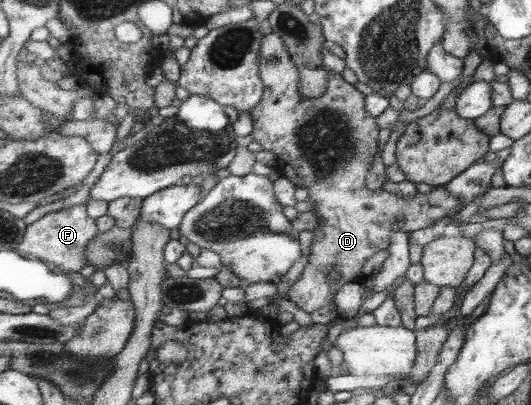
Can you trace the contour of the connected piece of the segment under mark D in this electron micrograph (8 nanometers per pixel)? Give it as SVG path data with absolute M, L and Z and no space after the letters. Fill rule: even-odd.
M266 30L266 37L259 52L259 75L262 77L266 94L262 103L251 113L254 130L251 137L253 146L275 153L281 174L295 183L295 186L312 200L315 215L320 217L320 225L313 229L314 237L310 244L310 256L303 275L290 287L287 293L289 301L295 303L307 313L313 313L325 305L335 305L335 296L340 287L347 283L364 284L371 276L365 276L361 271L367 261L379 253L381 249L388 249L391 245L393 223L406 219L402 225L409 233L425 229L445 219L449 214L461 208L461 199L457 199L445 186L434 186L428 194L419 194L411 199L400 197L395 193L387 193L382 189L371 191L367 187L367 173L373 167L373 159L379 149L379 125L375 118L367 112L366 96L355 89L355 85L347 83L341 73L327 73L328 96L308 99L301 96L301 74L291 60L291 52L282 36L274 31ZM333 270L342 273L342 279L330 281L328 277Z

